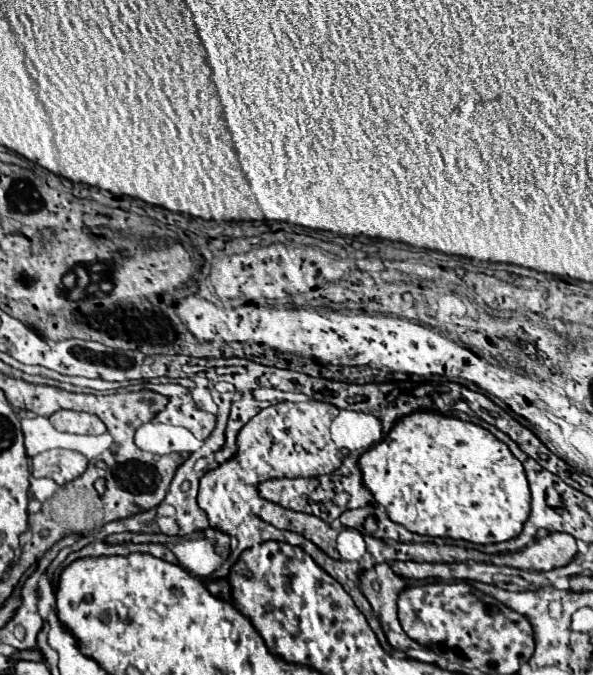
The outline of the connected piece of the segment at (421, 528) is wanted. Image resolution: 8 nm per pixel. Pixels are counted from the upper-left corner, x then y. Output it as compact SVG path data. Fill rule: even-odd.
M416 411L410 415L400 417L394 427L388 431L388 435L374 447L370 447L368 451L364 451L358 457L358 467L362 471L362 481L364 485L370 489L370 493L374 495L376 503L380 503L388 517L394 523L404 525L408 531L418 533L418 535L430 535L430 537L450 537L450 539L464 539L464 541L472 541L472 543L500 543L500 541L508 541L512 537L516 537L522 531L522 525L526 521L526 517L530 515L530 489L528 489L528 479L524 473L522 463L512 455L512 451L508 449L508 445L504 445L502 441L498 441L488 429L462 421L458 417L448 417L442 415L440 411Z

